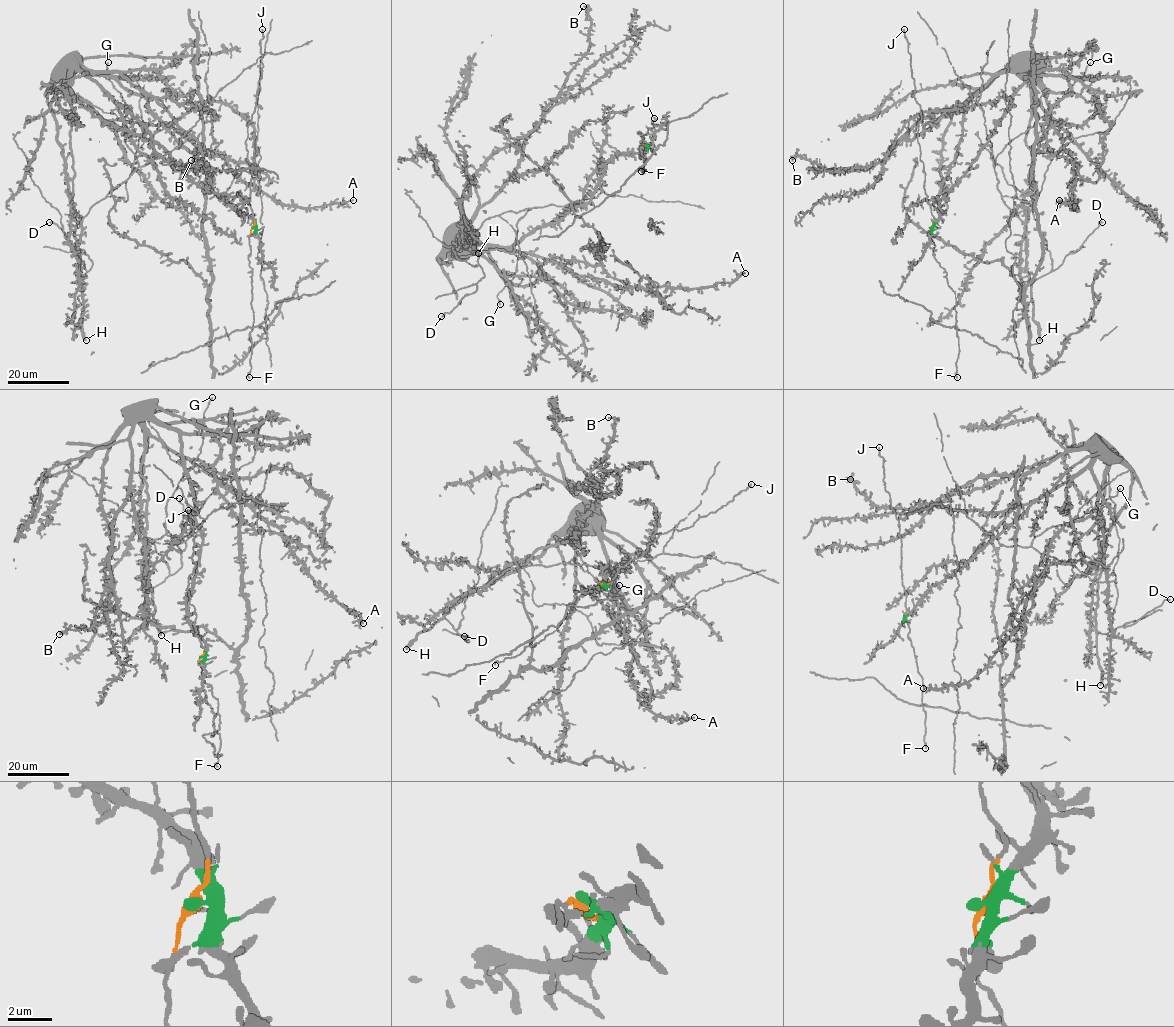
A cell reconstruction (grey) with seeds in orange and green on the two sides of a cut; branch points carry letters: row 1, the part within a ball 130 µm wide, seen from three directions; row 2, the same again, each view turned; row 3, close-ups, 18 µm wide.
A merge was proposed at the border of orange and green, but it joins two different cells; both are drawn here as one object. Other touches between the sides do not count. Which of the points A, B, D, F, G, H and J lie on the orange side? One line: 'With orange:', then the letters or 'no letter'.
With orange: F, J

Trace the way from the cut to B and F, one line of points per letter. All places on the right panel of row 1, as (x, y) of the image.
B: (930, 227), (939, 201), (1033, 71), (997, 73), (959, 106), (924, 116), (866, 169), (791, 160)
F: (930, 227), (934, 258), (944, 269), (947, 285), (955, 294), (959, 350), (957, 377)

